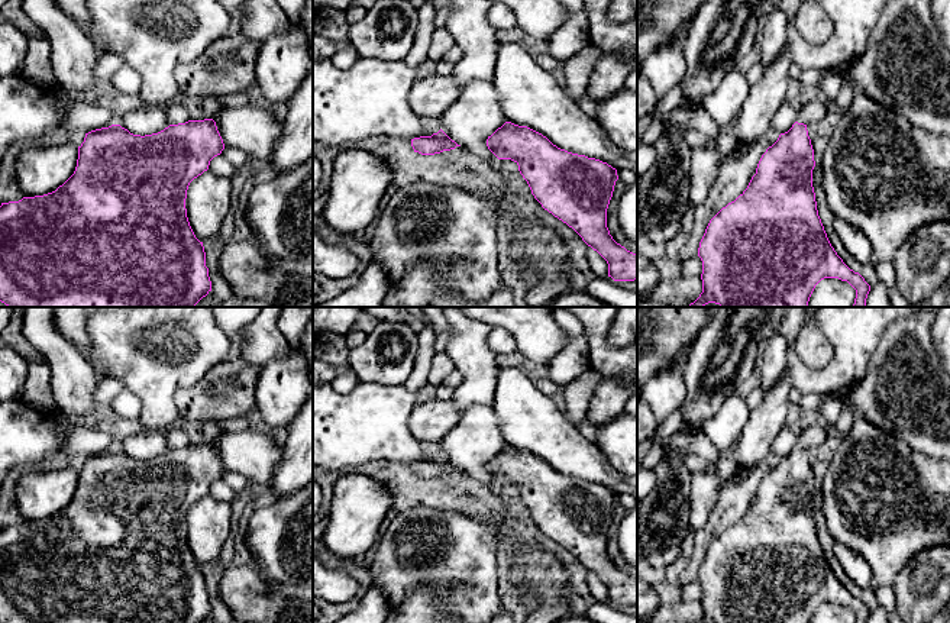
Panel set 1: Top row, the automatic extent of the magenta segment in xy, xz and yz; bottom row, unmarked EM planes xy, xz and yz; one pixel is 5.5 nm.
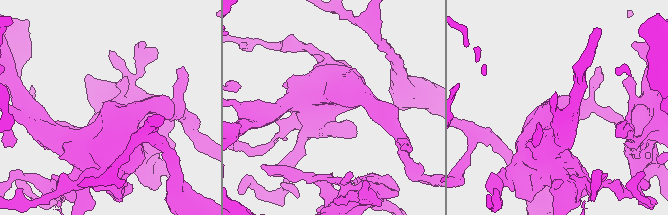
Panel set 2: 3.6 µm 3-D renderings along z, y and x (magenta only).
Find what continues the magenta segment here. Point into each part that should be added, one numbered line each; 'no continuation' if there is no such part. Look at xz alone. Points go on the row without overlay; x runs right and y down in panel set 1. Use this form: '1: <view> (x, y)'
no continuation

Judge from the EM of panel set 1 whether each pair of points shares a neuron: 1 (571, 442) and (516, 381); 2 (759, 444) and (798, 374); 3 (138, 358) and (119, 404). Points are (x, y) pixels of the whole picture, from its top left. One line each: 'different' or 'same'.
1: same
2: different
3: different

